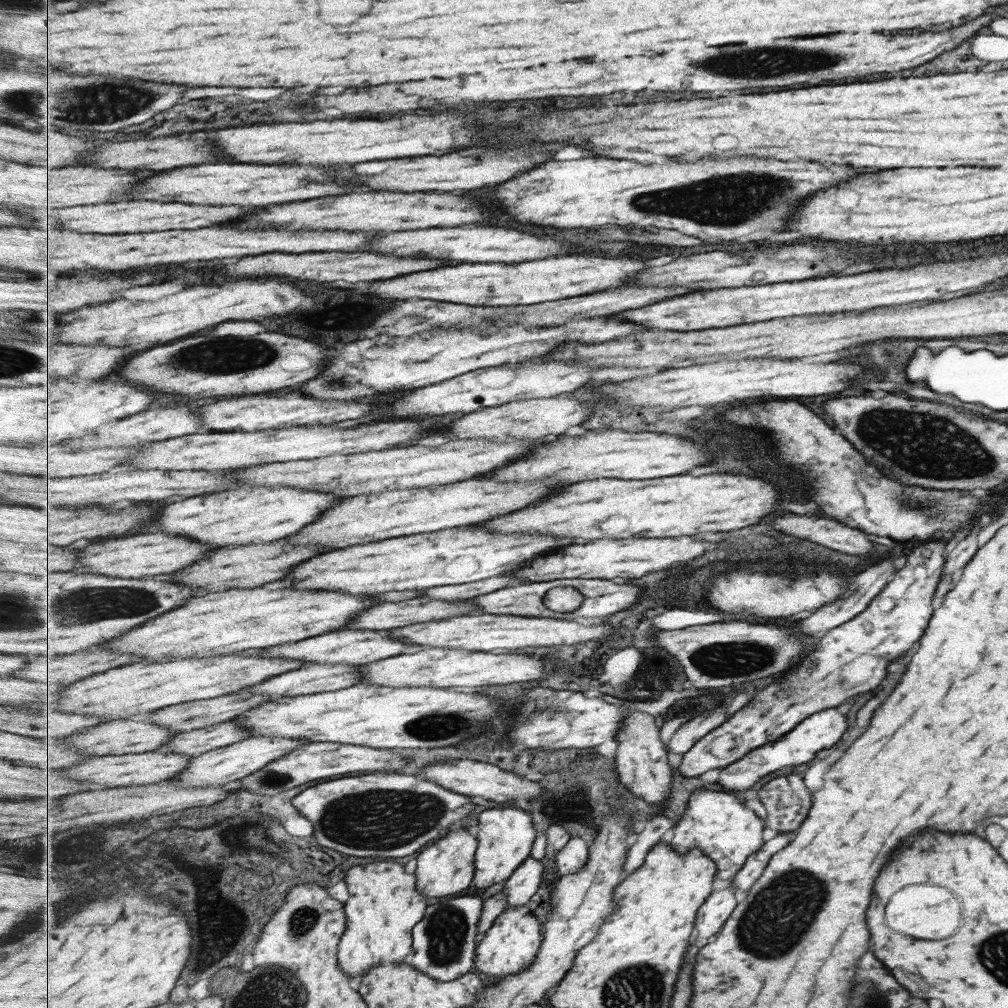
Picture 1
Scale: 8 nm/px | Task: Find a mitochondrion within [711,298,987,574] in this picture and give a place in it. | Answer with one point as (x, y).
(931, 508)

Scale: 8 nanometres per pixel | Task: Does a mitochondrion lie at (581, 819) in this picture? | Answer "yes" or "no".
yes

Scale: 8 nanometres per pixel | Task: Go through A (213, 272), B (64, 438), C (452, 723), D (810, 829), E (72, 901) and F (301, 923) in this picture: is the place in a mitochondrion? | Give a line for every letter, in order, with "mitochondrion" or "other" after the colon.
A: other
B: other
C: mitochondrion
D: other
E: other
F: mitochondrion

